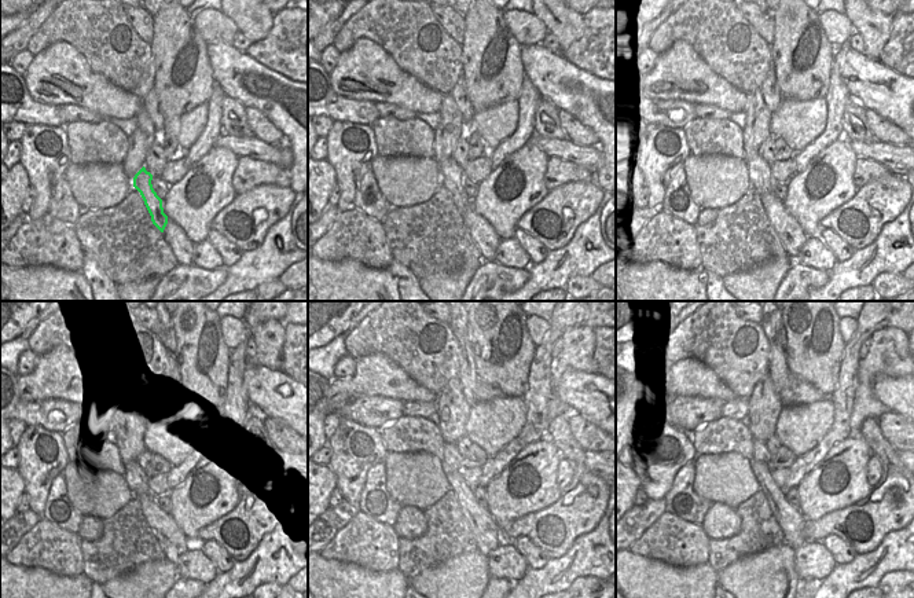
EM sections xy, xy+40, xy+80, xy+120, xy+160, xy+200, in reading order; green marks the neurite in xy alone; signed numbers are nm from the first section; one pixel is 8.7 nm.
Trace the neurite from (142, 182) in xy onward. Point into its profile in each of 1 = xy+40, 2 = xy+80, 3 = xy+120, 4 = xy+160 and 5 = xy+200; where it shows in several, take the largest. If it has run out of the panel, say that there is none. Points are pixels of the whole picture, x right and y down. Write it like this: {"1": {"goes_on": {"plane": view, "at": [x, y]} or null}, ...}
{"1": {"goes_on": {"plane": "xy+40", "at": [452, 176]}}, "2": {"goes_on": {"plane": "xy+80", "at": [759, 171]}}, "3": {"goes_on": {"plane": "xy+120", "at": [135, 474]}}, "4": {"goes_on": {"plane": "xy+160", "at": [452, 457]}}, "5": {"goes_on": {"plane": "xy+200", "at": [759, 451]}}}

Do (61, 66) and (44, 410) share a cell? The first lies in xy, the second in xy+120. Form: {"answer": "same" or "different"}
{"answer": "different"}

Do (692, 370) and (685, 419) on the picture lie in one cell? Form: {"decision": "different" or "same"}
{"decision": "different"}

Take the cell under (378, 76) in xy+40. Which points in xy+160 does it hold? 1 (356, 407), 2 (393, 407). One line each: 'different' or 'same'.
1: different
2: different

